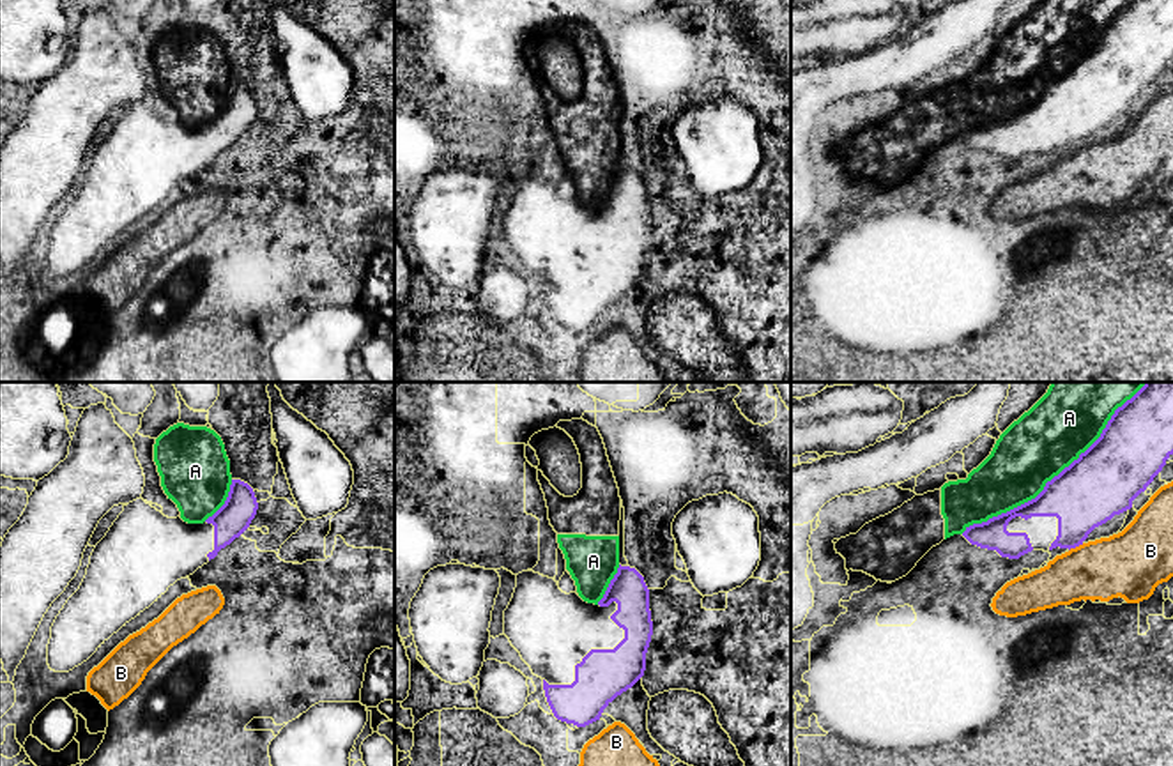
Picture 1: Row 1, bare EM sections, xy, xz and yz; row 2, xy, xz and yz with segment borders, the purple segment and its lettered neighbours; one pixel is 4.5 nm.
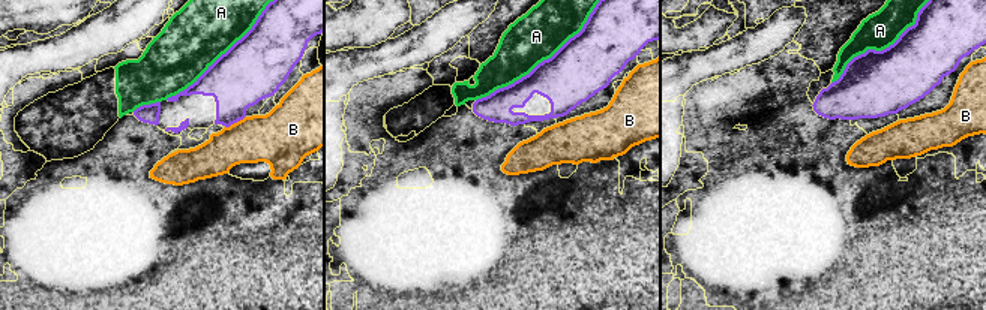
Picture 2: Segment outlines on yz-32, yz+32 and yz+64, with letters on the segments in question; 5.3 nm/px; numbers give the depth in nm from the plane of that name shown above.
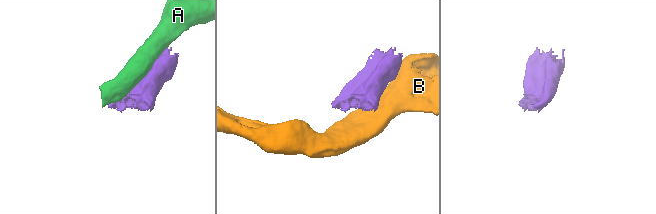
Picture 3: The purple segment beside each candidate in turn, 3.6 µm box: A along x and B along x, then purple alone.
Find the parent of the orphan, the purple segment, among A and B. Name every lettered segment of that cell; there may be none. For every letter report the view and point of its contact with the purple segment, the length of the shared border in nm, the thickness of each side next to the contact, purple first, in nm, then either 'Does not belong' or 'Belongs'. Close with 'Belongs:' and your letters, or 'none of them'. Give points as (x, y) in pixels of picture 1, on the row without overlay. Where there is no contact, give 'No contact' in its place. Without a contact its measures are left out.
A: Touches purple at yz (1051, 84). Shared border 1000 nm. Thickness 320 nm (purple) against 320 nm. Does not belong
B: Touches purple at yz (1076, 149). Shared border 80 nm. Thickness 300 nm (purple) against 300 nm. Does not belong
Belongs: none of them

